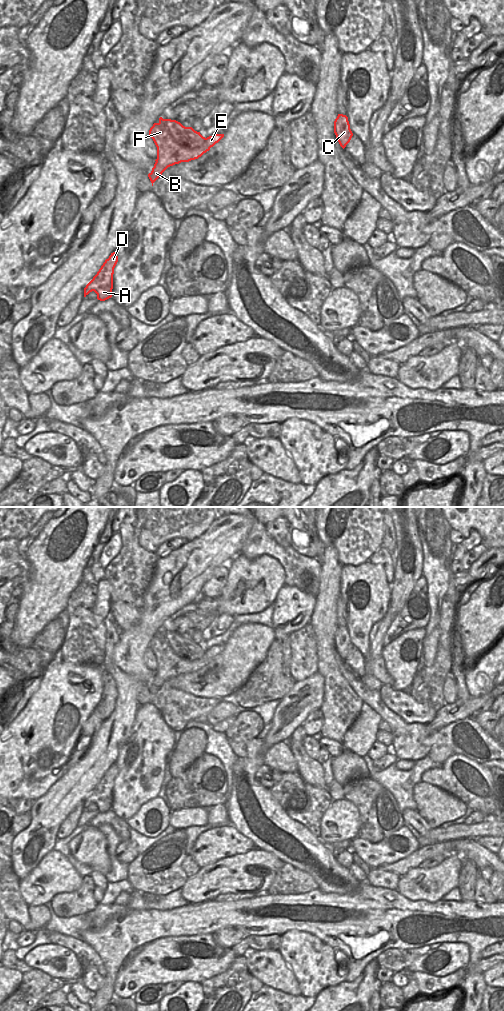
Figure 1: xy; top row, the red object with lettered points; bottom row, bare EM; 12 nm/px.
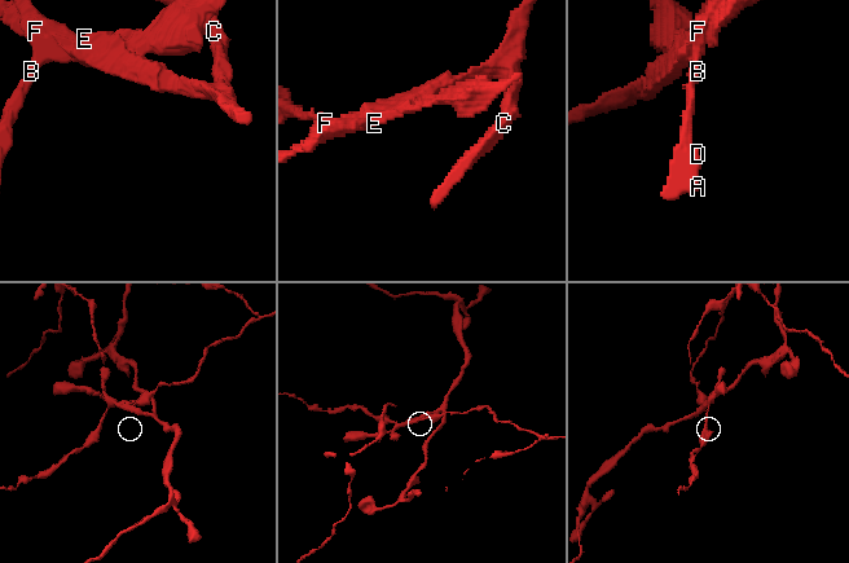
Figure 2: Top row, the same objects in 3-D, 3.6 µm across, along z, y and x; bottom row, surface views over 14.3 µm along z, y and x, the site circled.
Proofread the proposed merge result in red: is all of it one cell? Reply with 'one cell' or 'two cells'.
two cells

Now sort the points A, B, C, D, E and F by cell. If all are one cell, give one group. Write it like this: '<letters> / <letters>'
A B D E F / C

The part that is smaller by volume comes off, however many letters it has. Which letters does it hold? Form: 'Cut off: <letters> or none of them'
Cut off: A, B, D, E, F

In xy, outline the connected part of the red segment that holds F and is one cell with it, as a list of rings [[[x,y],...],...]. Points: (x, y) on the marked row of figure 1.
[[[160,117],[159,122],[154,123],[150,128],[149,136],[157,147],[157,159],[152,171],[148,174],[153,186],[153,183],[168,167],[198,159],[218,143],[224,137],[224,134],[214,134],[207,137],[201,147],[184,148],[173,139],[164,124],[164,119]]]

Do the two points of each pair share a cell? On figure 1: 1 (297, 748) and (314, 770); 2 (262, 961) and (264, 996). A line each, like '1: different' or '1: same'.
1: same
2: different

